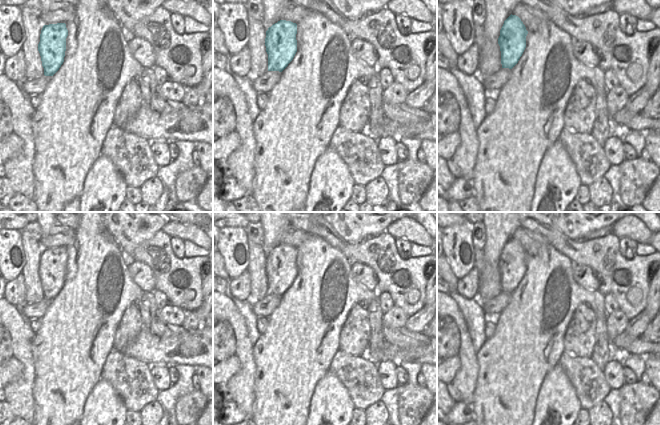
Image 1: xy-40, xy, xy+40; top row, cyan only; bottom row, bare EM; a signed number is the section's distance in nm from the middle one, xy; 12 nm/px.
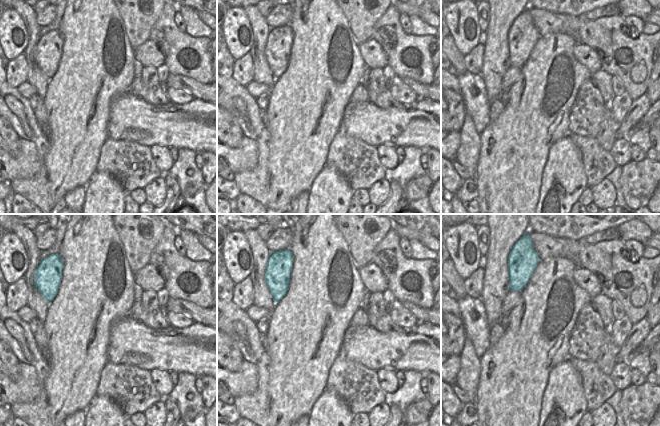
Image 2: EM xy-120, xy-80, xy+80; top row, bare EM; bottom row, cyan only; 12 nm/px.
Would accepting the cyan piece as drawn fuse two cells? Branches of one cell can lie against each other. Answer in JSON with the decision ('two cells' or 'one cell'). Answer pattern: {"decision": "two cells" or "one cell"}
{"decision": "one cell"}

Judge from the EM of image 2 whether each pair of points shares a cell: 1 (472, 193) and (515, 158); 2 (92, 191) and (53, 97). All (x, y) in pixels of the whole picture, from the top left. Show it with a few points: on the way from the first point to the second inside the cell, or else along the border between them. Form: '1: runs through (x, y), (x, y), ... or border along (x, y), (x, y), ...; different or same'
1: border along (474, 179), (477, 185), (477, 198); different
2: border along (96, 171), (85, 185); different

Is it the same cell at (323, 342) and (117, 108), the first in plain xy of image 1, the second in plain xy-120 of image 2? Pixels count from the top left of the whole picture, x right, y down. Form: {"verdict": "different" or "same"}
{"verdict": "different"}

